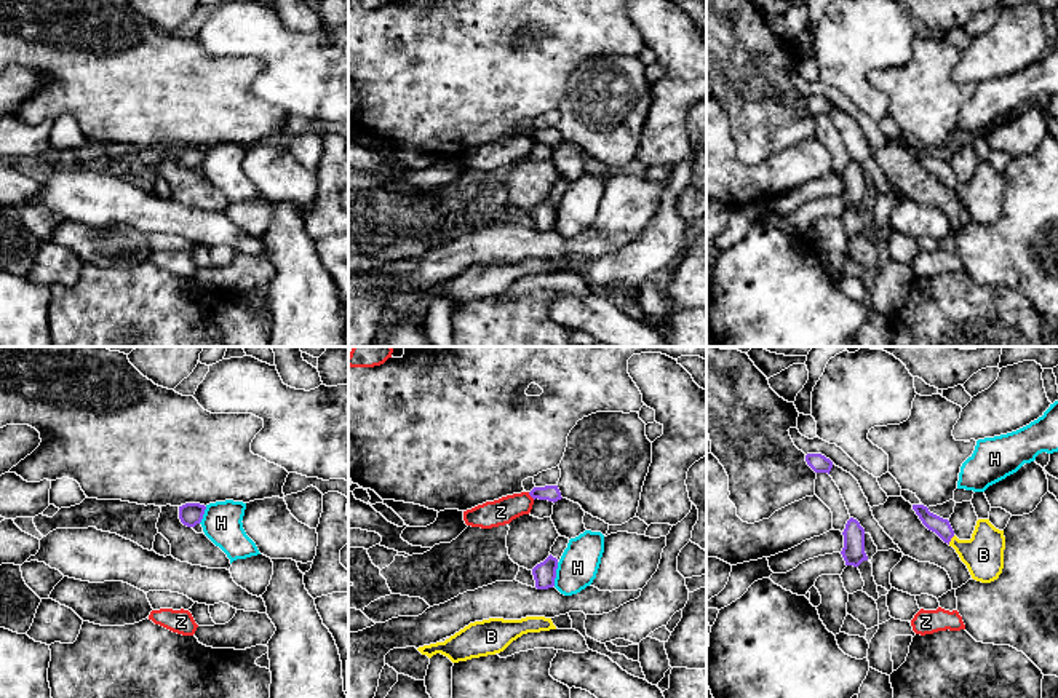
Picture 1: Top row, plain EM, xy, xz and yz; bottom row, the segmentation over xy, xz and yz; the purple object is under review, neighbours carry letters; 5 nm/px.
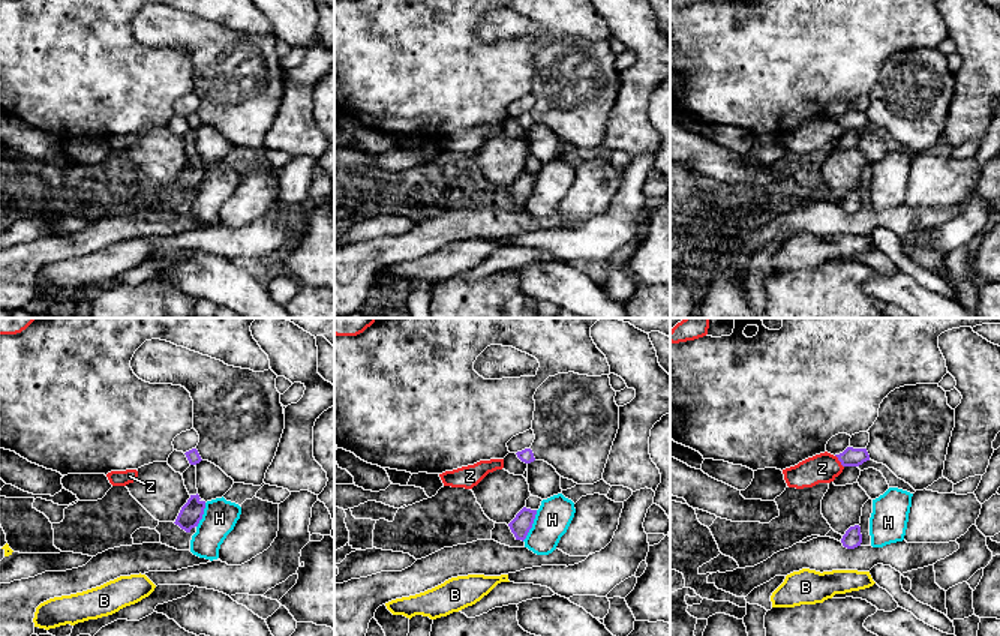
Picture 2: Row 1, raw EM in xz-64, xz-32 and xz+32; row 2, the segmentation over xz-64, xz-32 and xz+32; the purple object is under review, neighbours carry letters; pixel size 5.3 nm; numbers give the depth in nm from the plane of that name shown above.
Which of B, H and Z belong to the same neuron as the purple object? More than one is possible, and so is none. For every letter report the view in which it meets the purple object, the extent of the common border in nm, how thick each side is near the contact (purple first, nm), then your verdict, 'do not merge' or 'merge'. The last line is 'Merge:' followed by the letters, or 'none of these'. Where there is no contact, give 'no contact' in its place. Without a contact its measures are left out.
B: meets purple in yz; contact 60 nm long; 90 nm thick on the purple side, 200 nm on the other; merge
H: meets purple in xz; contact 120 nm long; 110 nm thick on the purple side, 200 nm on the other; do not merge
Z: meets purple in xz; contact 50 nm long; 80 nm thick on the purple side, 130 nm on the other; do not merge
Merge: B

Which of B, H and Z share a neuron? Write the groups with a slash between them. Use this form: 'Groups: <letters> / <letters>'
Groups: B / H / Z

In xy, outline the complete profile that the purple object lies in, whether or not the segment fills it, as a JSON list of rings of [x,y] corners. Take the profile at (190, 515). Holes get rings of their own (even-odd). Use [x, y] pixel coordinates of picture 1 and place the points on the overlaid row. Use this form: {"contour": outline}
{"contour": [[[185,503],[179,506],[179,519],[187,527],[195,527],[201,522],[206,506],[200,503]]]}

